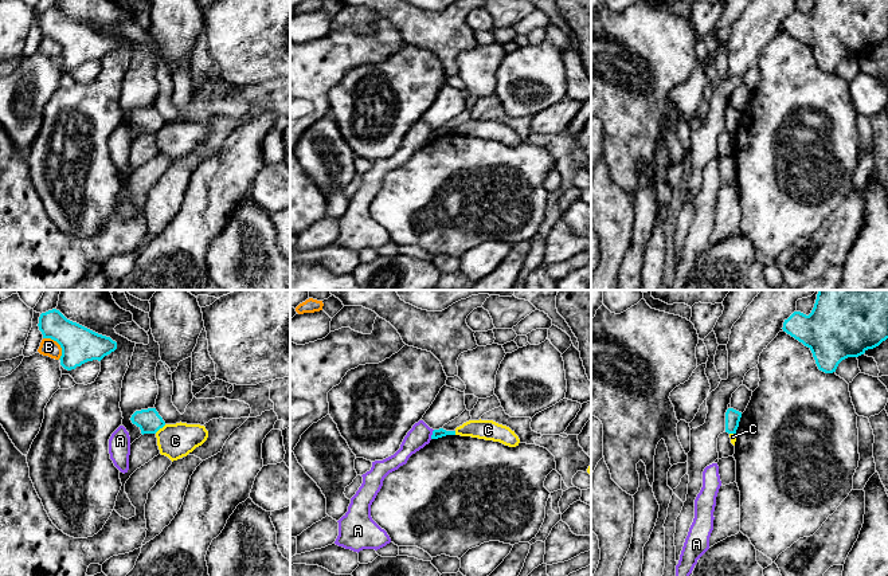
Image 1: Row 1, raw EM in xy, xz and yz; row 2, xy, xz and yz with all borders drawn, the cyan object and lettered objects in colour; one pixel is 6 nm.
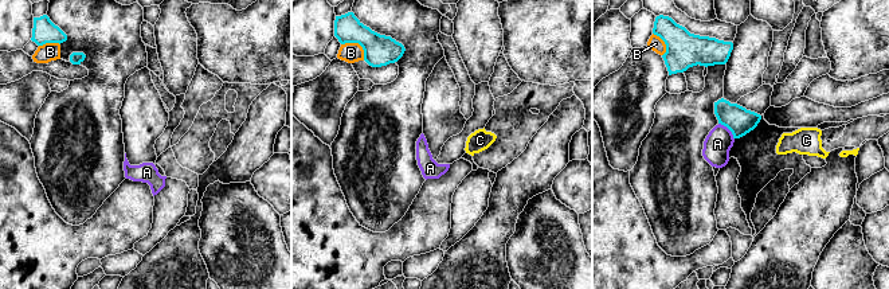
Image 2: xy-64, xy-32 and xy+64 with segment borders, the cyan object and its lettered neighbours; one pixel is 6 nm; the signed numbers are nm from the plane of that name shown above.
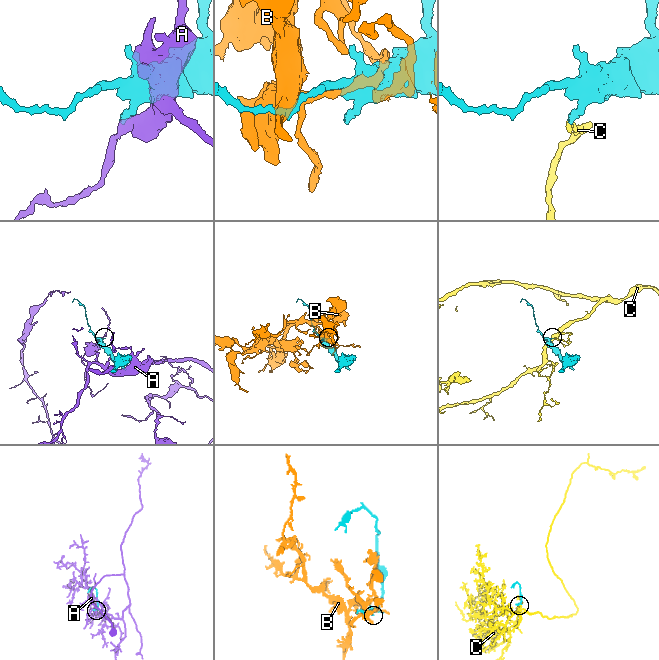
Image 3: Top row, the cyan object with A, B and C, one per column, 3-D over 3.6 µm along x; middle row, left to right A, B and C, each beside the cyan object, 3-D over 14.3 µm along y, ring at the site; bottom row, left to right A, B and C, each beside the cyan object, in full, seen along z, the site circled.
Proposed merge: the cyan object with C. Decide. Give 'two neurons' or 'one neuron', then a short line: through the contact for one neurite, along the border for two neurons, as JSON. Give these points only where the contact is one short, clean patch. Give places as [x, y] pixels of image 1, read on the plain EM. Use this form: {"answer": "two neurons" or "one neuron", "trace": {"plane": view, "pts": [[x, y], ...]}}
{"answer": "two neurons", "trace": {"plane": "xy", "pts": [[165, 124], [155, 132]]}}

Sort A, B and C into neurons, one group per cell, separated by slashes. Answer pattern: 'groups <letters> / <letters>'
groups A / B / C

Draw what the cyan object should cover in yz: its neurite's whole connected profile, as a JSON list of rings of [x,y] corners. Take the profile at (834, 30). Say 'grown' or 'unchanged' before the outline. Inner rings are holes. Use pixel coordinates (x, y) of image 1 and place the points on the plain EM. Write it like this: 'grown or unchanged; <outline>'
unchanged; [[[815,0],[809,15],[794,11],[783,31],[807,46],[819,70],[836,71],[848,56],[858,56],[888,38],[888,0]]]

